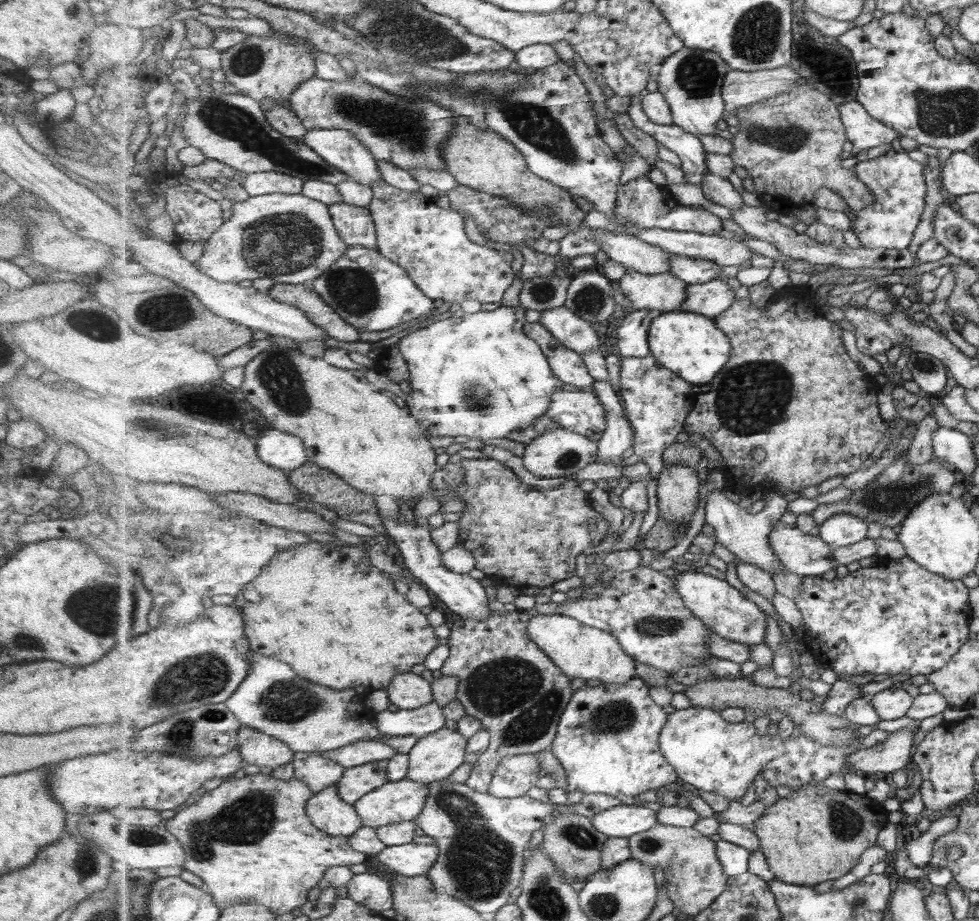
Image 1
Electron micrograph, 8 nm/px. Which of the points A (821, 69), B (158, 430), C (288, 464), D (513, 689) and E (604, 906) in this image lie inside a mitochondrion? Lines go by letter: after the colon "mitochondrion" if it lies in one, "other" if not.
A: other
B: mitochondrion
C: other
D: mitochondrion
E: mitochondrion

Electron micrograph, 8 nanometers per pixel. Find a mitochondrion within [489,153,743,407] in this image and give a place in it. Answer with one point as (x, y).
(591, 300)

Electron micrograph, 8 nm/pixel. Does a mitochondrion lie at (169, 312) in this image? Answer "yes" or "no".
yes

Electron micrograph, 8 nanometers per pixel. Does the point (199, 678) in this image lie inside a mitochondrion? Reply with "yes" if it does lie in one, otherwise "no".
yes

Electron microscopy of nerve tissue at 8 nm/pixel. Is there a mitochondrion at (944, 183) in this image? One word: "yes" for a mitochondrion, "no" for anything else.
no

